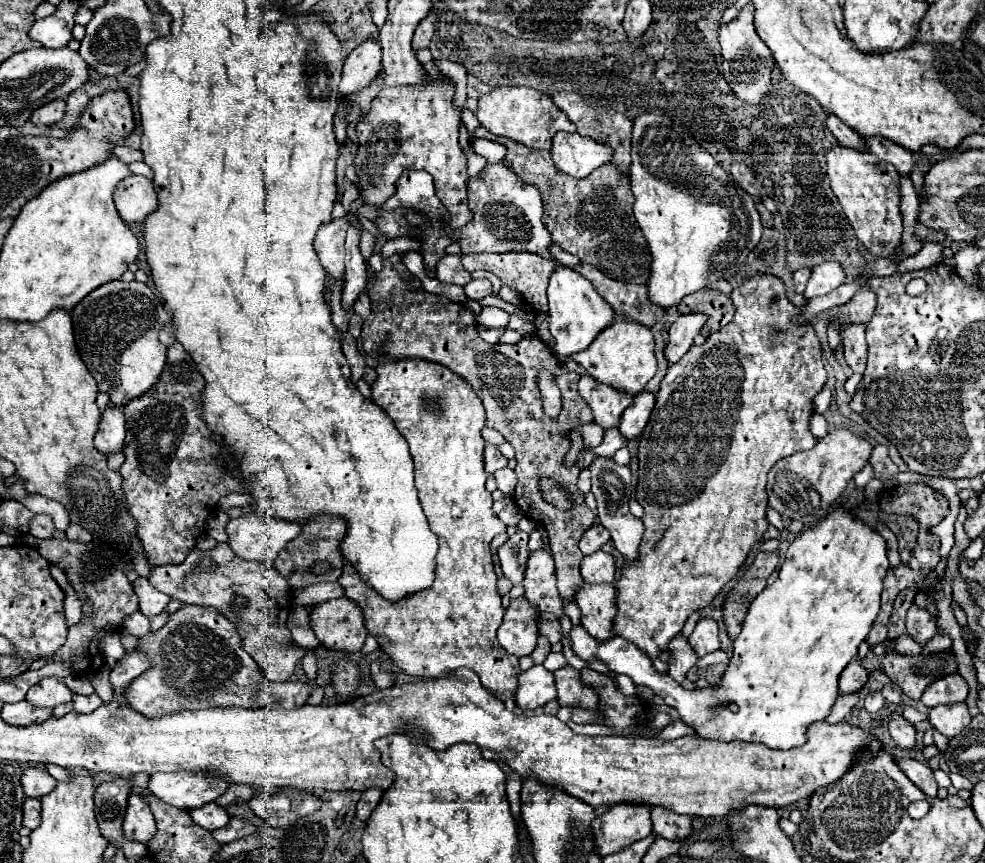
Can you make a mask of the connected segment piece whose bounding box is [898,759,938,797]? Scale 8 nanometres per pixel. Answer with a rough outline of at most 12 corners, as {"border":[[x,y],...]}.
{"border":[[898,759],[900,769],[928,797],[938,785],[932,769],[916,759]]}

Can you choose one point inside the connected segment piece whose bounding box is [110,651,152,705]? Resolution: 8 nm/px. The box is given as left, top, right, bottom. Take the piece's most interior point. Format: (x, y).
(130, 666)

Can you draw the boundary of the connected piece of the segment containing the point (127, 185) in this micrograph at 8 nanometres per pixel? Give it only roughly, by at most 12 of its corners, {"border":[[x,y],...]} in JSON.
{"border":[[128,175],[114,189],[126,223],[142,223],[158,207],[150,179]]}

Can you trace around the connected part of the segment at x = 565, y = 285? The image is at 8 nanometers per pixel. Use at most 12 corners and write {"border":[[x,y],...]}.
{"border":[[568,267],[548,285],[548,329],[566,359],[614,321],[592,283]]}

